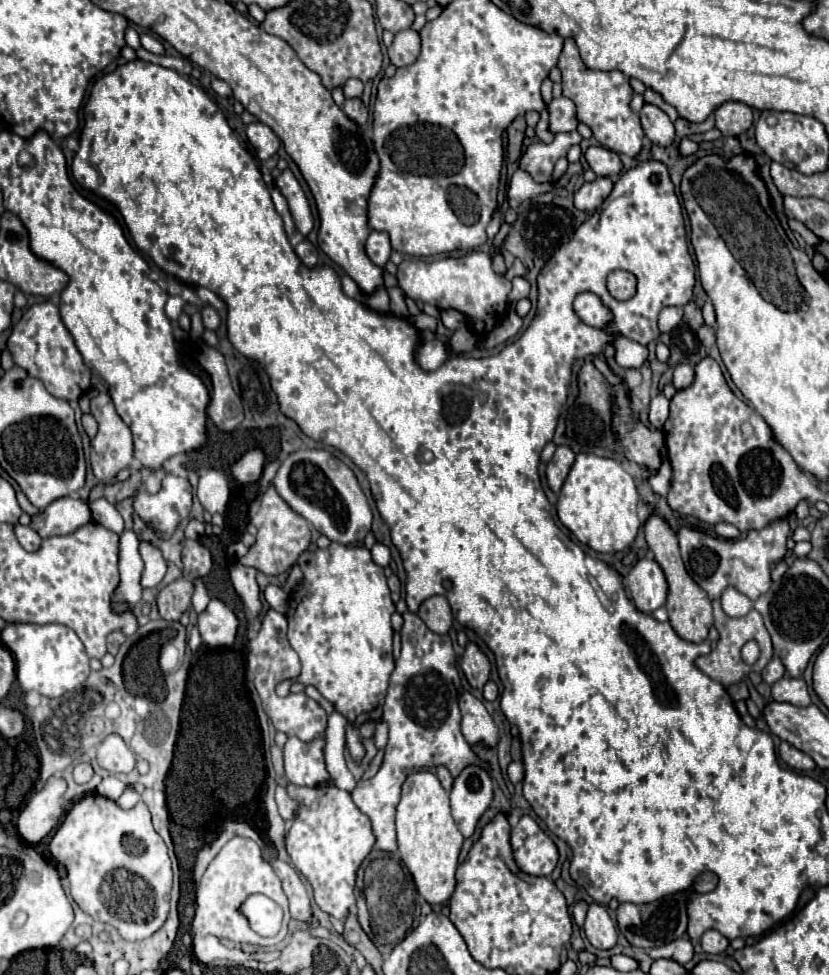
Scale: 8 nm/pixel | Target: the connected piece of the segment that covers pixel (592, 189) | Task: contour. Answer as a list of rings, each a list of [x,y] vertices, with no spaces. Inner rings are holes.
[[[601,176],[593,182],[585,182],[575,192],[575,206],[583,212],[593,212],[611,194],[611,190],[613,190],[613,180],[609,176]]]

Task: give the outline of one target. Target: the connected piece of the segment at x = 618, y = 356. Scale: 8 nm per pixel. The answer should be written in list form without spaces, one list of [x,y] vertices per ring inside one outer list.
[[[615,338],[615,360],[621,368],[641,368],[647,360],[647,346],[641,346],[629,338]]]

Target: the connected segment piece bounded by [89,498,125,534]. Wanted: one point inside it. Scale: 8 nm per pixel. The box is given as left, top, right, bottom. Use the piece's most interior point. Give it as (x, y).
(104, 512)

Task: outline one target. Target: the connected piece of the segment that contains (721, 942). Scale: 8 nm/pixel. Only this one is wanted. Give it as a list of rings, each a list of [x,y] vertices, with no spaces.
[[[707,930],[707,932],[701,936],[701,946],[703,946],[703,950],[705,950],[707,954],[721,954],[721,952],[727,950],[729,940],[727,940],[723,934],[719,934],[717,930]]]

